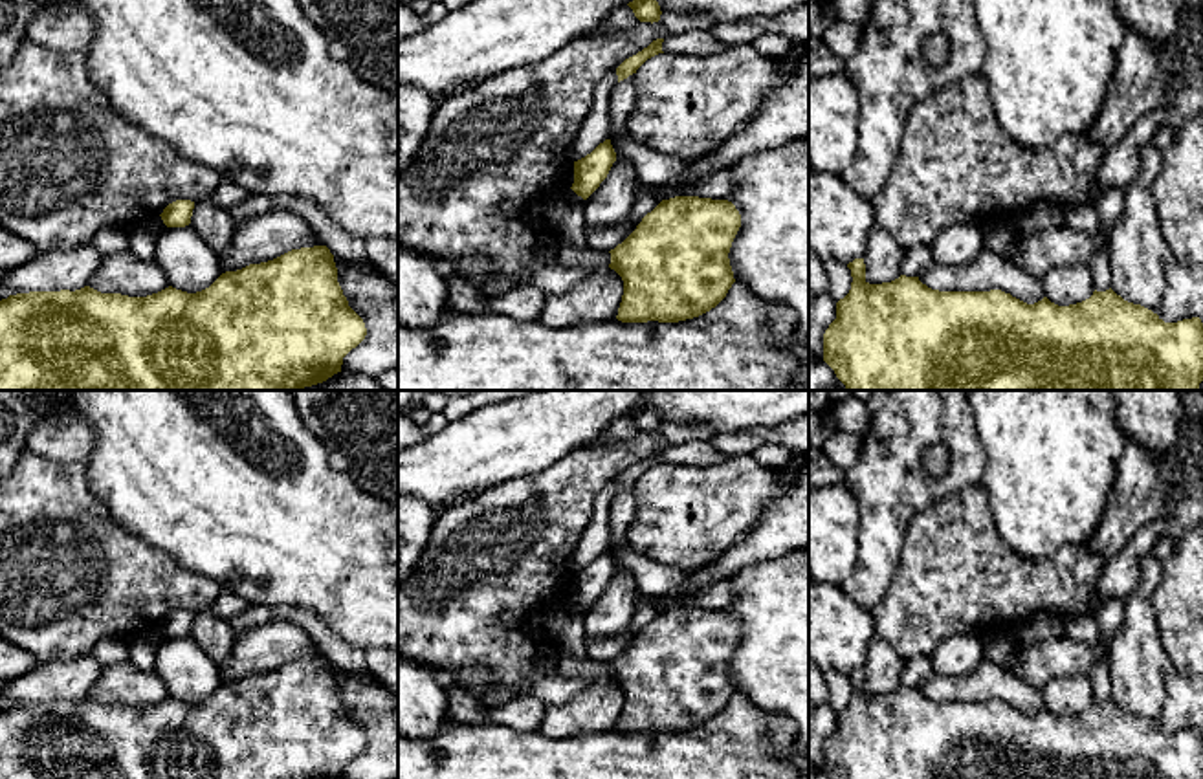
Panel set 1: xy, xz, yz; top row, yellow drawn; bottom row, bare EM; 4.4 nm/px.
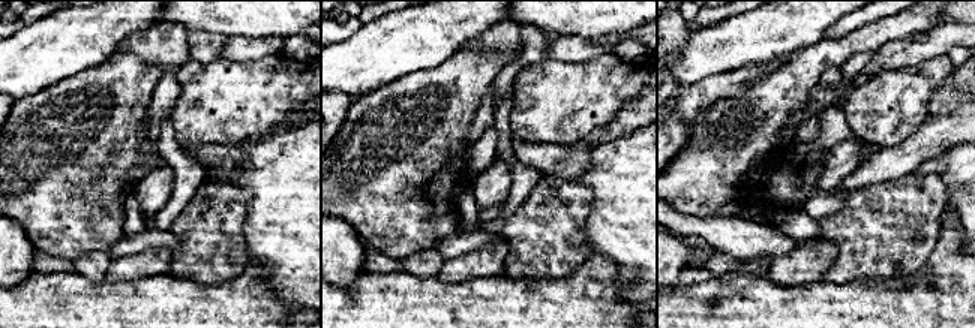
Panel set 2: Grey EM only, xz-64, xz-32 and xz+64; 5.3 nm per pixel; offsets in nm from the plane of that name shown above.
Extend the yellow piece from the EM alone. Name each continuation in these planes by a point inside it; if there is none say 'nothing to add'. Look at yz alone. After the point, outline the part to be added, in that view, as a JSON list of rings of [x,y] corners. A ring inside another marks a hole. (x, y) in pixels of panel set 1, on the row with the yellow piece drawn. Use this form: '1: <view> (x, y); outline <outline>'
nothing to add

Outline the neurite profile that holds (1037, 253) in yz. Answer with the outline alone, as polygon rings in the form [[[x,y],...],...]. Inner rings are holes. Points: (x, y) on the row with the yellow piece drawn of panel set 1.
[[[1062,224],[1034,235],[1020,235],[1016,253],[1009,260],[1042,279],[1056,266],[1089,264],[1100,246],[1102,233],[1087,235]]]

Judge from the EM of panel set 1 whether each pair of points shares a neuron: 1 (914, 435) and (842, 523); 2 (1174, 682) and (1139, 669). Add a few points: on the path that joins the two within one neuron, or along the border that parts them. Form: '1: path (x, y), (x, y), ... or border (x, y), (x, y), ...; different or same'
1: border (844, 482), (857, 503), (857, 548); different
2: border (1169, 666), (1165, 671), (1163, 712), (1158, 721); different

